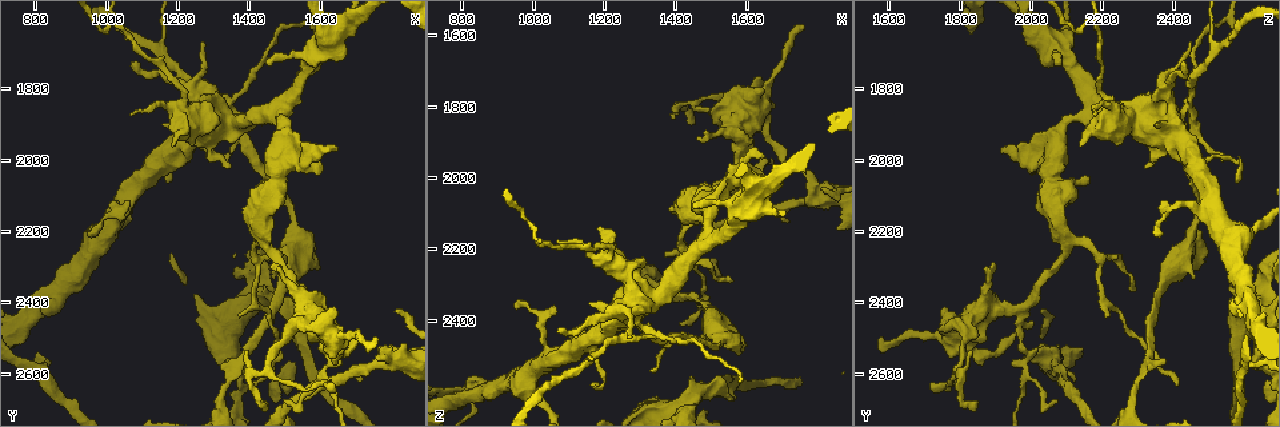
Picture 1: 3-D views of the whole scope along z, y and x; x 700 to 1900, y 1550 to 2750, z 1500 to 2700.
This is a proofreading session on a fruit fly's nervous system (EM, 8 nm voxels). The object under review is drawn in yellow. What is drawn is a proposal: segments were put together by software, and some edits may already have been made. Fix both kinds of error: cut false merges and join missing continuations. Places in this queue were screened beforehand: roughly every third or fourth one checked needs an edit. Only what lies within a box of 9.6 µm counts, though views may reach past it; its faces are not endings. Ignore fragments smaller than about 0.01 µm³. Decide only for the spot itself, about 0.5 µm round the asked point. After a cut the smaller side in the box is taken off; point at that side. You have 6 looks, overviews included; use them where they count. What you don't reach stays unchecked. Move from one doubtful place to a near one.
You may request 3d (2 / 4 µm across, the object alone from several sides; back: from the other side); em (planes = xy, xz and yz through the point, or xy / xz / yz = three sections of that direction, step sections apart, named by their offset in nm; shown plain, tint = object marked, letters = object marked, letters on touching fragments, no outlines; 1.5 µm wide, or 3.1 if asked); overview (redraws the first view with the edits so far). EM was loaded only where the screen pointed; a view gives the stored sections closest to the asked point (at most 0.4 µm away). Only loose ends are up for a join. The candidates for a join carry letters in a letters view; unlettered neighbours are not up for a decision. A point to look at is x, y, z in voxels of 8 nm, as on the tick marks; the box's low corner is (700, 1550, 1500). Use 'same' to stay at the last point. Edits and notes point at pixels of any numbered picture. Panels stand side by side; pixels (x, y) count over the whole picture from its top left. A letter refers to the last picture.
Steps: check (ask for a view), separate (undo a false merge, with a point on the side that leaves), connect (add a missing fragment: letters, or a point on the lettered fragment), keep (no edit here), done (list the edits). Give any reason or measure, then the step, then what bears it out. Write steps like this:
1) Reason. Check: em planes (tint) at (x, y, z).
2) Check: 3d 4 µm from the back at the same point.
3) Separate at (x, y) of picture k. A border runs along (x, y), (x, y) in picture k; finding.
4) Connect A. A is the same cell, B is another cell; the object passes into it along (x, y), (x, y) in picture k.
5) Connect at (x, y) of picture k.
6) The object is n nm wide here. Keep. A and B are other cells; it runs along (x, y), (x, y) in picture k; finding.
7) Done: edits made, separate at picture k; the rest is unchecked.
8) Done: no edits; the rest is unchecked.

Four-way junction. Check: 3d 2 µm at (1350, 1860, 2450).

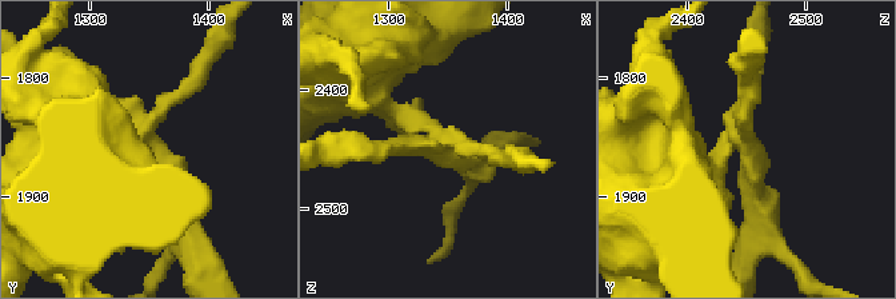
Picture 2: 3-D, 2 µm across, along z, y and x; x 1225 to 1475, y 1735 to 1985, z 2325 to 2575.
Check: em xz step 4 (letters) at (1346, 1860, 2452).

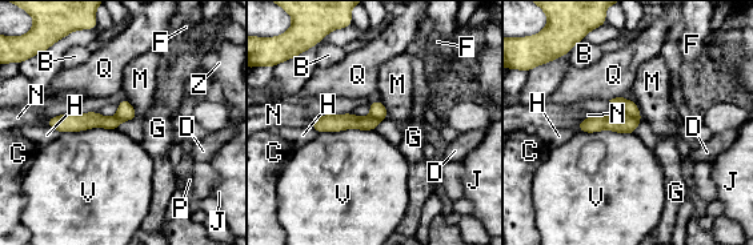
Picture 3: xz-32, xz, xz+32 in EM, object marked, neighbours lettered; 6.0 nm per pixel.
Separate at (625, 124) of picture 3. B, C, D, F, G, H, J, M, N, P, Q, V and Z are other cells; the part that leaves runs along (116, 121), (49, 123) in picture 3; a second neuron is stuck on.

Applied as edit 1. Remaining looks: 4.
Redraw. Check: overview.

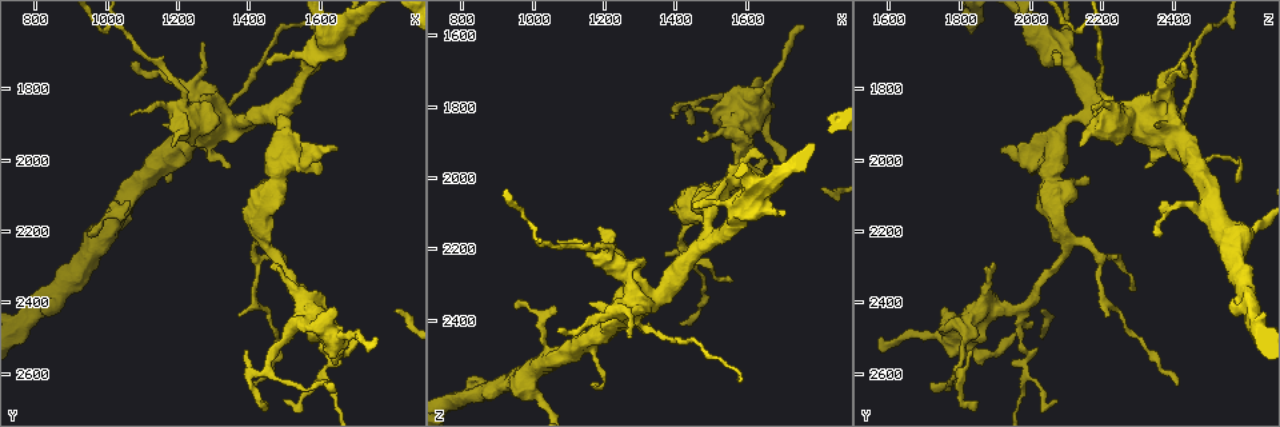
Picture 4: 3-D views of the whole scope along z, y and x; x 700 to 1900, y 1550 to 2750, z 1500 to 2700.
Tapers out. Check: em planes (tint) at (1390, 2540, 1830).

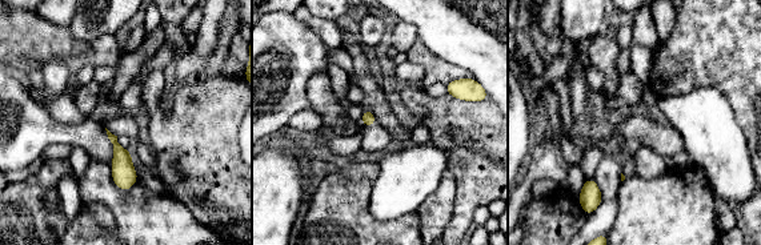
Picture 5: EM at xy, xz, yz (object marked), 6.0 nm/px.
See the neighbours. Check: em planes (letters) at the same point.

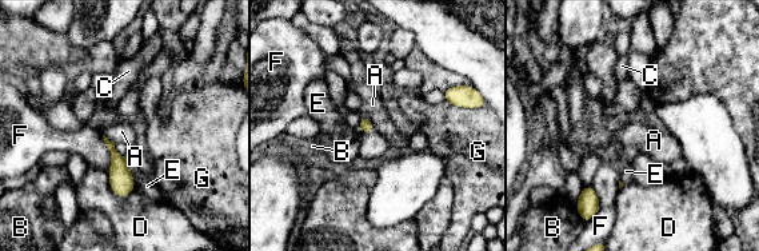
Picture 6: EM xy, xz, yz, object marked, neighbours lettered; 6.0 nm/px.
The longest contact is with F, 220 nm. Keep. A, B, C, D, E, F and G are other cells; none of them fits.

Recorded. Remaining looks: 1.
Done: edits made, separate at picture 3; the rest is unchecked.

